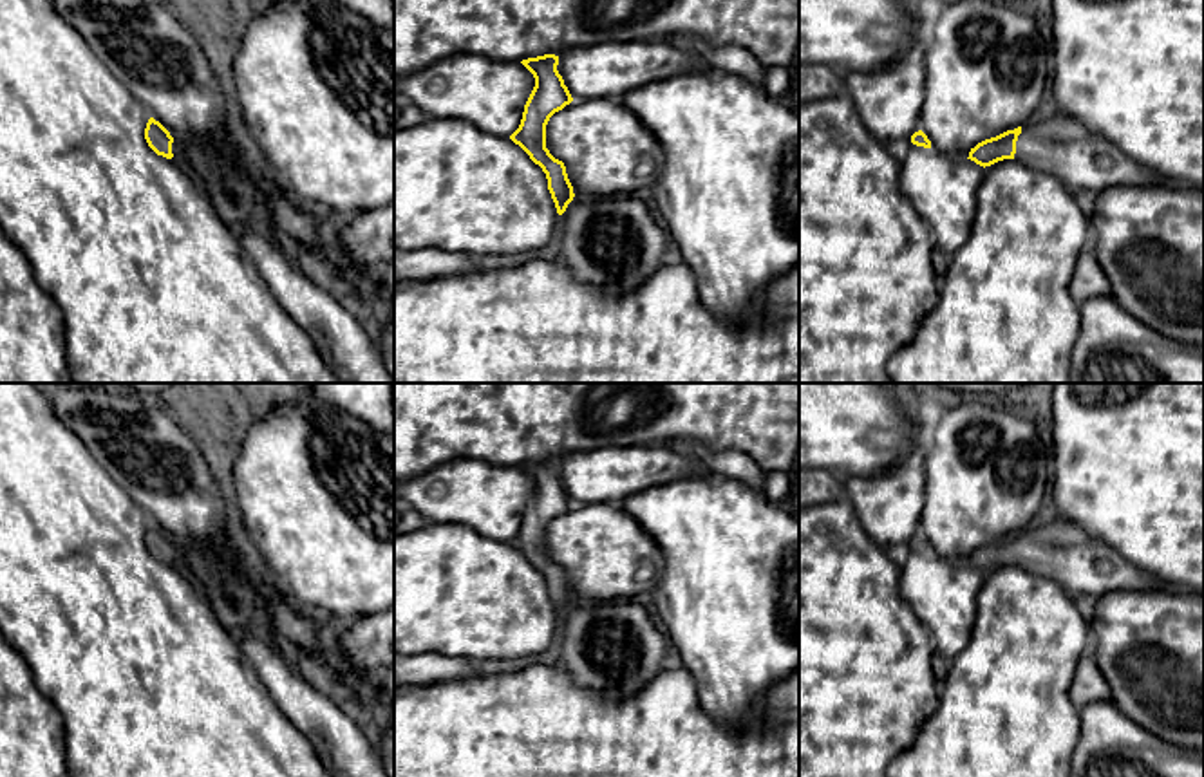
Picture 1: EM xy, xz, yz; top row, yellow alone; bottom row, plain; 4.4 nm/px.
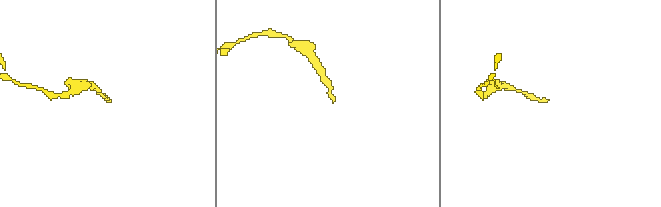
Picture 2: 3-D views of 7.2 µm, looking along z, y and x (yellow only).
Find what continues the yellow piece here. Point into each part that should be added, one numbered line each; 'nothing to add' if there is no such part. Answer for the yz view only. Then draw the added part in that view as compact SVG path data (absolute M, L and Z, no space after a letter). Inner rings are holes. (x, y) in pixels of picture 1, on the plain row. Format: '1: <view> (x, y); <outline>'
1: yz (1085, 566); M1065 515L1034 529L1025 528L1014 564L1032 575L1052 578L1074 600L1097 600L1112 591L1170 589Z

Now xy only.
1: xy (230, 593); M170 540L170 566L183 562L190 569L199 584L197 594L221 625L235 638L257 632L262 627L264 598L228 540Z

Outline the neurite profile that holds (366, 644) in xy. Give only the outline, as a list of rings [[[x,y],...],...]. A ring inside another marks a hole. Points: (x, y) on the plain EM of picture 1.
[[[394,605],[383,613],[340,623],[327,658],[338,658],[353,670],[378,679],[394,665]]]

